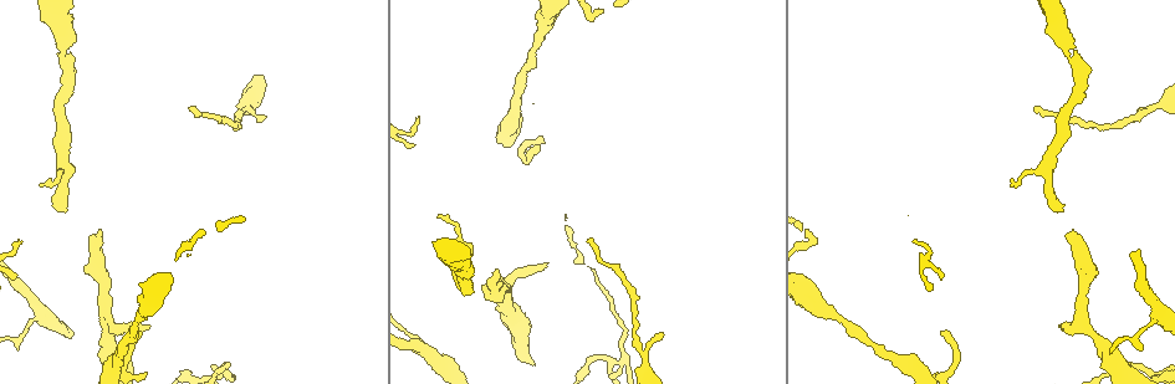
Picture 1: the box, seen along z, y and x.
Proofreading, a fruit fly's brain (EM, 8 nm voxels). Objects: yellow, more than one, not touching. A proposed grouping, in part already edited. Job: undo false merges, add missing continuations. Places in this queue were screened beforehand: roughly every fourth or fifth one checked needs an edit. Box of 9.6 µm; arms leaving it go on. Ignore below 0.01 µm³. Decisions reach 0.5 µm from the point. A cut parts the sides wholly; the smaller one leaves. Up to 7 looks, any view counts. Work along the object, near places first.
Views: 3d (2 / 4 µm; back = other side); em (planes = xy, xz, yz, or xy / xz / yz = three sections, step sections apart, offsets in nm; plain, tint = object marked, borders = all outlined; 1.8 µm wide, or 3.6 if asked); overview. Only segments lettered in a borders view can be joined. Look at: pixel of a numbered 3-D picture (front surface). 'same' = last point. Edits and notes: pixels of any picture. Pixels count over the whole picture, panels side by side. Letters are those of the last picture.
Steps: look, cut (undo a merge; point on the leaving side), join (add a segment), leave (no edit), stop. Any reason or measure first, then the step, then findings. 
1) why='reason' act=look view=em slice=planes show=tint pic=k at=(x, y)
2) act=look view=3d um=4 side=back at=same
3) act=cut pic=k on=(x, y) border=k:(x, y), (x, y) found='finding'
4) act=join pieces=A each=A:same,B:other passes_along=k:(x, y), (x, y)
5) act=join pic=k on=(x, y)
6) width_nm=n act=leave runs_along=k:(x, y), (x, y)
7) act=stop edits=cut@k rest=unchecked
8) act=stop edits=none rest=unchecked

why='an open end' act=look view=3d um=4 pic=1 at=(64, 203)

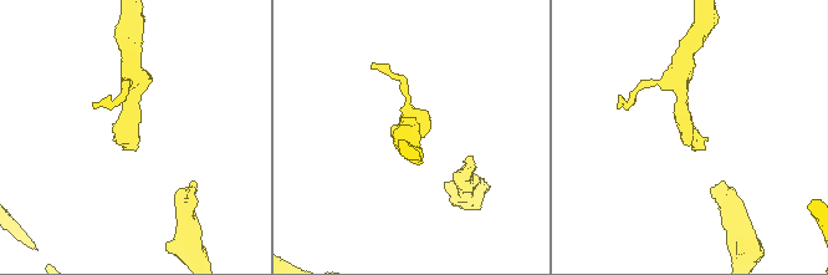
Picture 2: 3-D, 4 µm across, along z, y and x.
act=look view=em slice=xy step=8 show=borders pic=2 at=(708, 139)

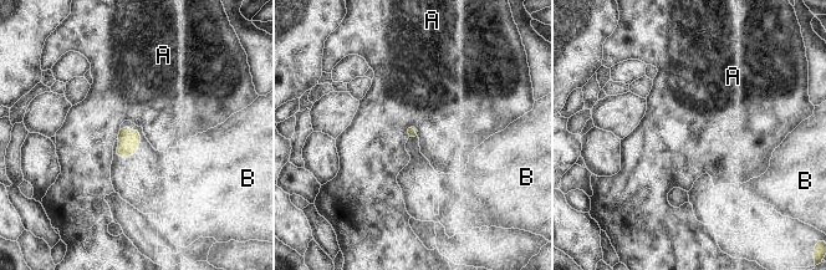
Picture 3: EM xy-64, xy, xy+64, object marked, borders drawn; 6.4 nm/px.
act=leave each=A:other,B:other border=3:(141, 132), (133, 154), (113, 154) found='none of them fits'

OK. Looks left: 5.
why='an open end' act=look view=em slice=yz step=16 show=tint pic=1 at=(265, 118)

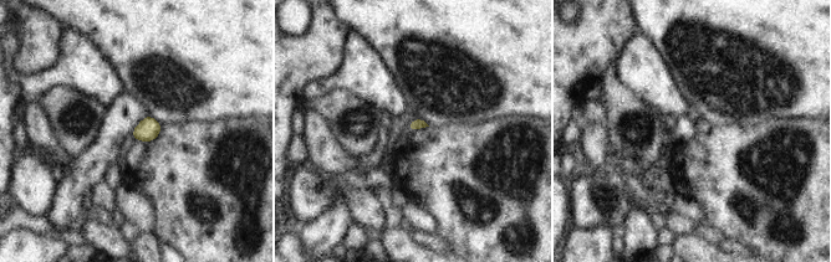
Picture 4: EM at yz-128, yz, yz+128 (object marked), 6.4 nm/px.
why='another direction' act=look view=em slice=planes show=borders at=same

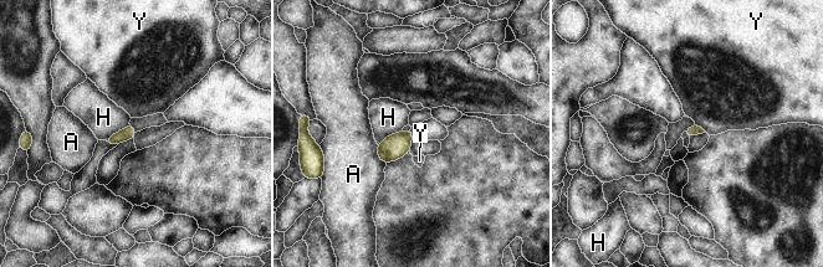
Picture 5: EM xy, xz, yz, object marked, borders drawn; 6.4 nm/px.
act=leave each=A:other,H:other,Y:other border=5:(400, 131), (387, 135), (378, 145) found='no lettered segment goes on from it'

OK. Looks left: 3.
why='an open end' act=look view=3d um=4 pic=1 at=(150, 326)

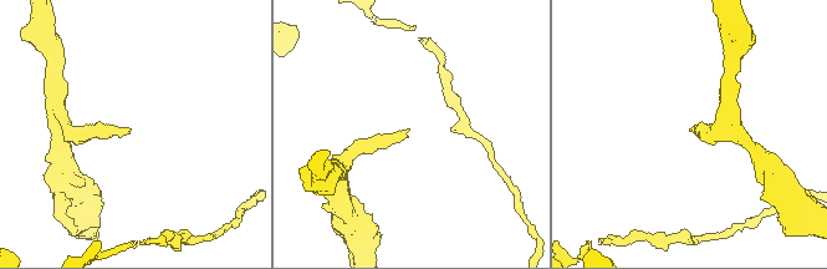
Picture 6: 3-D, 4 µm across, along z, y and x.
why='need the tissue' act=look view=em slice=planes show=plain pic=6 at=(690, 129)

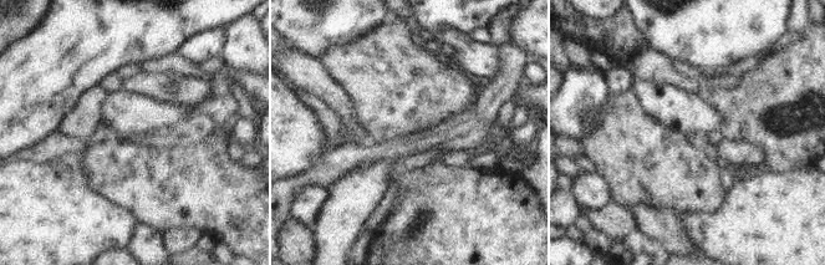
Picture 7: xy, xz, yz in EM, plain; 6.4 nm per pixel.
act=look view=em slice=planes show=borders at=same

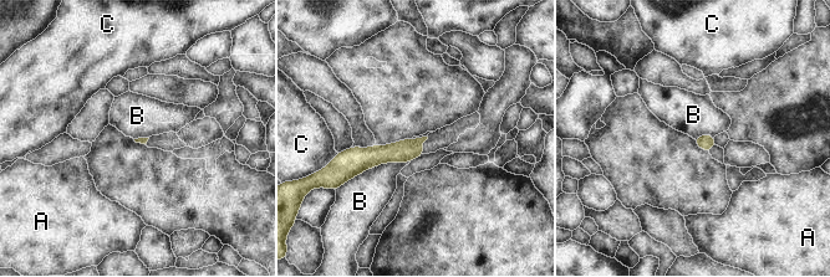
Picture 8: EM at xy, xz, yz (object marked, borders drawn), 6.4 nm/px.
act=leave each=A:other,B:other,C:other found='none of them fits'

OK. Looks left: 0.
act=stop edits=none rest=unchecked

